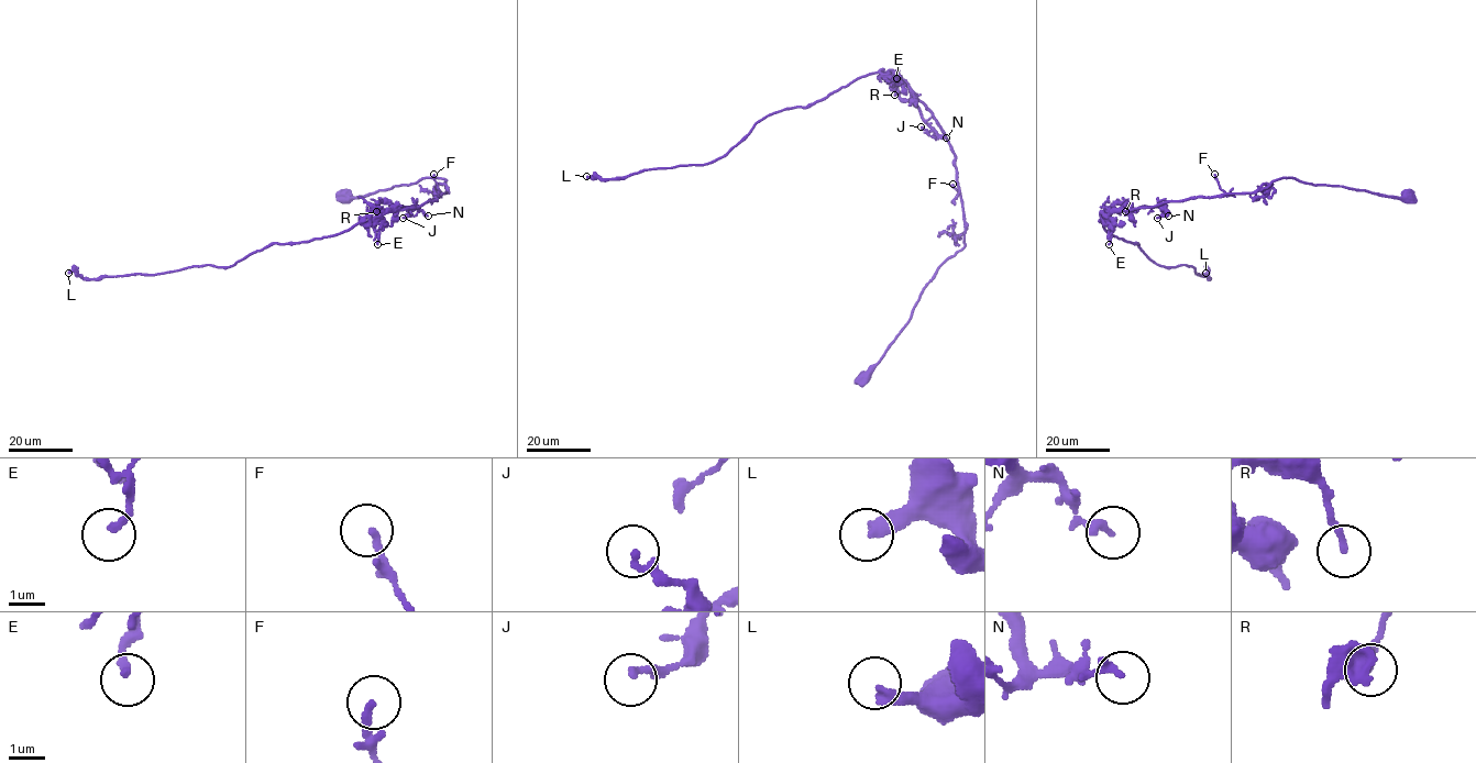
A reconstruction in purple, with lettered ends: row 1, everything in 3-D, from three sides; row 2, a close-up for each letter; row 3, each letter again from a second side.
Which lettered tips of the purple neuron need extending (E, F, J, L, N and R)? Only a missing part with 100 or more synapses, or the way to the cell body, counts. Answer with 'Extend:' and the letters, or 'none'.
Extend: none

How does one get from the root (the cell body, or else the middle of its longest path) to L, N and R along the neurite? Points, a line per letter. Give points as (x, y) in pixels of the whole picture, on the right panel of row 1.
L: (1408, 196), (1281, 177), (1254, 192), (1102, 213), (1111, 234), (1154, 263), (1205, 273)
N: (1408, 196), (1386, 197), (1281, 177), (1254, 192), (1131, 209), (1160, 207), (1168, 216)
R: (1408, 196), (1386, 197), (1281, 177), (1254, 192), (1166, 201), (1110, 213), (1115, 203), (1125, 211)

